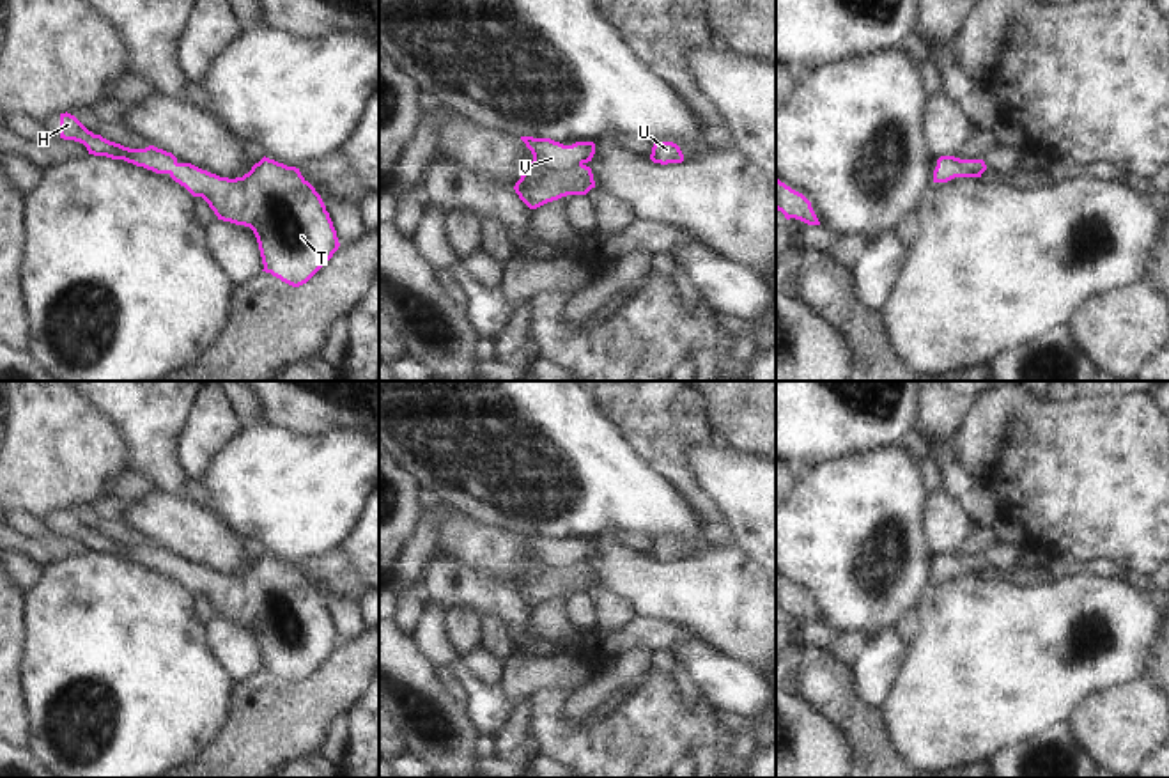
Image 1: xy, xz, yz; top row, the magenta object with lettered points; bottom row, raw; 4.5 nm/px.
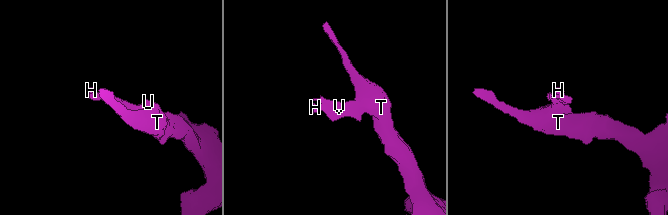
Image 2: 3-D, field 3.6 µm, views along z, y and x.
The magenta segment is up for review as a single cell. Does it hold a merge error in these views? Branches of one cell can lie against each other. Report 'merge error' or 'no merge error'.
no merge error

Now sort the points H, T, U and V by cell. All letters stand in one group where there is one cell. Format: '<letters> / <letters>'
H T U V

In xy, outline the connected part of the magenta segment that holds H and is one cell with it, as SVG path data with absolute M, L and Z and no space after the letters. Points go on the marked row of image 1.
M67 112L60 113L60 138L83 144L94 156L168 174L193 197L202 197L218 220L250 227L259 243L262 271L292 287L306 284L340 246L321 195L296 167L264 156L243 177L220 177L179 163L172 152L154 145L129 149L110 142Z

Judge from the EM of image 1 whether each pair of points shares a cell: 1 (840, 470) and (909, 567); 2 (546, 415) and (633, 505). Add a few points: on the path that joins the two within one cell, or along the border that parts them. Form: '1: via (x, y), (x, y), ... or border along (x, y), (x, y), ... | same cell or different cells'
1: via (867, 497), (884, 514), (902, 521), (909, 541) | same cell
2: via (565, 438), (610, 482) | same cell

